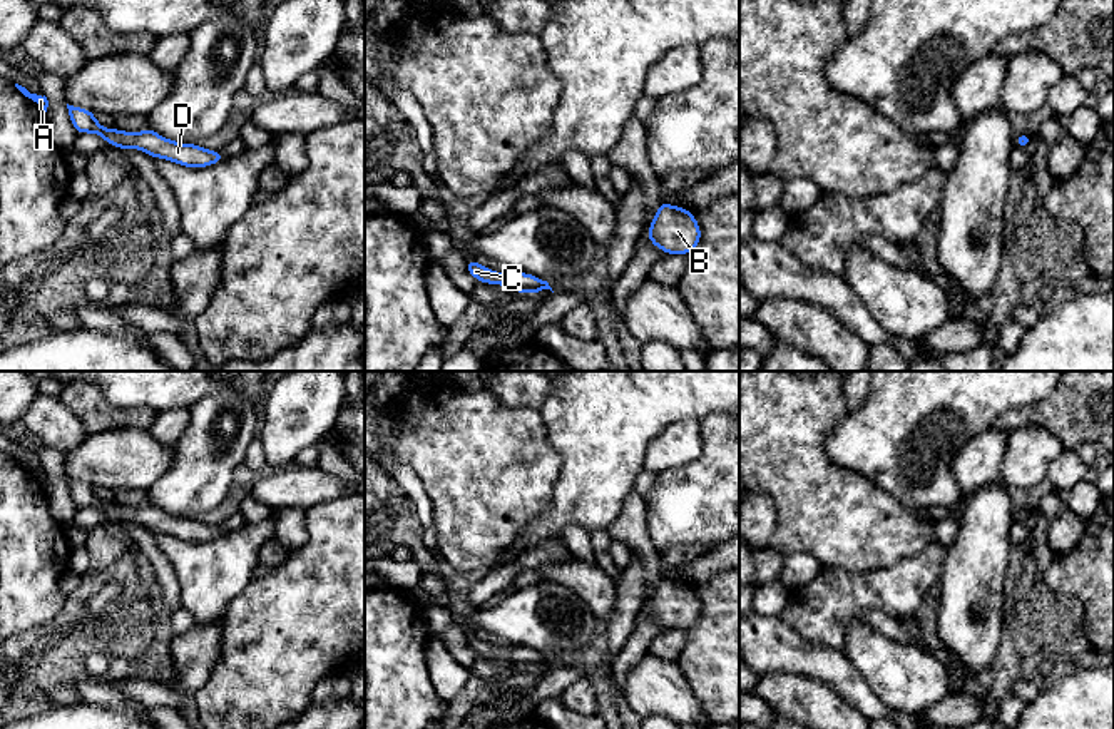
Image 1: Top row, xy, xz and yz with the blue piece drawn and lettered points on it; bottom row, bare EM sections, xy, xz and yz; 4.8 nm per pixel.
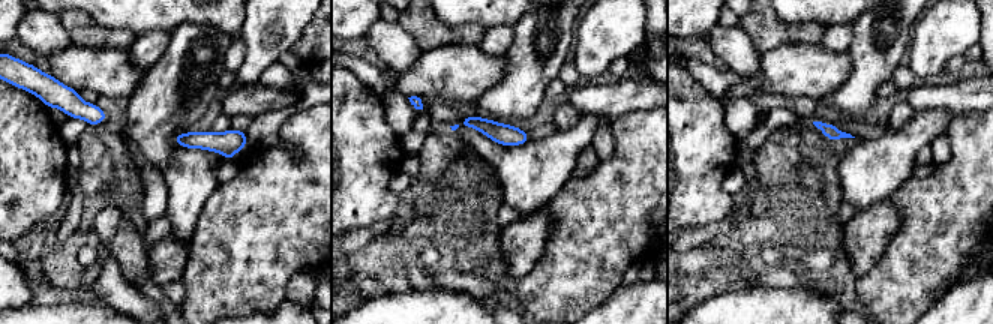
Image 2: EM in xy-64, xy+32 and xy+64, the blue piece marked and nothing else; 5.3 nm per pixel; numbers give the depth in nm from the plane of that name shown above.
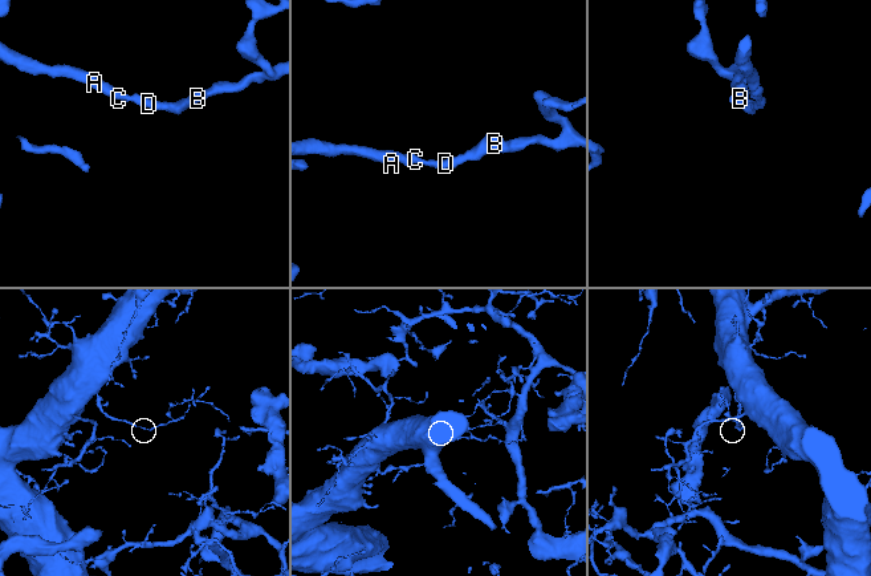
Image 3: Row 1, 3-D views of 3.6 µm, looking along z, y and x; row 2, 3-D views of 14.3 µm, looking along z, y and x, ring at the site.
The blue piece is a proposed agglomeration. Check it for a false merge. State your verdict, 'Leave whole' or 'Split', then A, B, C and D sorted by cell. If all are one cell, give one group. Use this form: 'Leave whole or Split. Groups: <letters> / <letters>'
Leave whole. Groups: A B C D

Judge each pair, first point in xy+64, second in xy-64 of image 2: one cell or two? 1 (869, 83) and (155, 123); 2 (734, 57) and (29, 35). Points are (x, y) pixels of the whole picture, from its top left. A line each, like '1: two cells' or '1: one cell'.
1: one cell
2: one cell

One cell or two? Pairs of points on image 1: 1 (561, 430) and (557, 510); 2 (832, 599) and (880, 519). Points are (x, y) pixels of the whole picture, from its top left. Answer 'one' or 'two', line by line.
1: one
2: two

